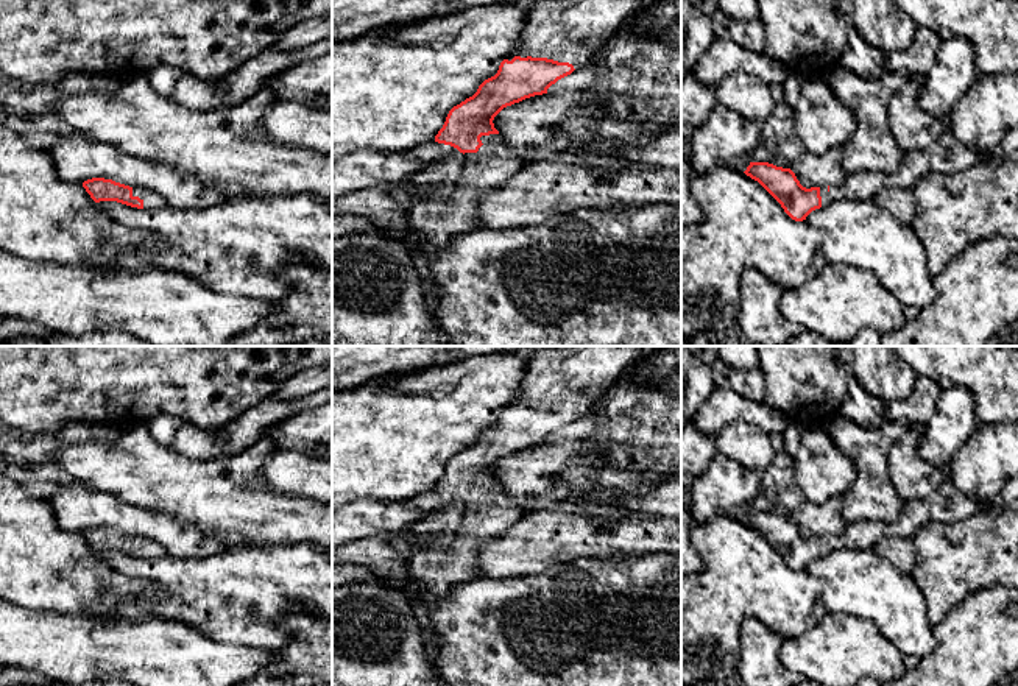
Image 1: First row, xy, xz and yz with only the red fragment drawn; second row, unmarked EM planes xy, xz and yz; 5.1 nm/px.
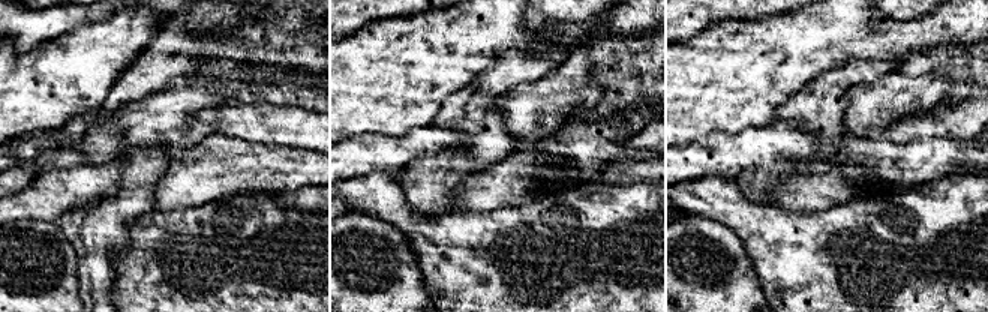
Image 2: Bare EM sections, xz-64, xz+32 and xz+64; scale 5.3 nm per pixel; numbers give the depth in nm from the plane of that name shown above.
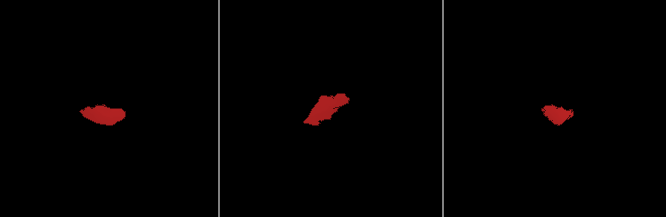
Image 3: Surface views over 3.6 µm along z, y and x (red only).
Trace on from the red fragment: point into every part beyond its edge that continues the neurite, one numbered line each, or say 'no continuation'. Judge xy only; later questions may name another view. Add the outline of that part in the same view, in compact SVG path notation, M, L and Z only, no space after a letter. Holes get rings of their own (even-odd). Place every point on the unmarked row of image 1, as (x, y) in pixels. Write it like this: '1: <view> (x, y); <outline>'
1: xy (151, 549); M133 536L133 546L143 550L143 558L159 558L168 553L164 546L148 538Z

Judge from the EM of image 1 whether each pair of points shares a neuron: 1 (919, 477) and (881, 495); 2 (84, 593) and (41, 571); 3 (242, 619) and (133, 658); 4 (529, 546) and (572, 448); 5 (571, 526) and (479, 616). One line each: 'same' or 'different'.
1: different
2: same
3: different
4: different
5: different

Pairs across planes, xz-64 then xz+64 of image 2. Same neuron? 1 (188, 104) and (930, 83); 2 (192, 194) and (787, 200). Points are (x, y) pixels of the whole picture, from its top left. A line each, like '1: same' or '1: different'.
1: same
2: same

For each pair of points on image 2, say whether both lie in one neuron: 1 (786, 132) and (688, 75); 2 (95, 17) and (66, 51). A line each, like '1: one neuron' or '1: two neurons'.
1: two neurons
2: two neurons

